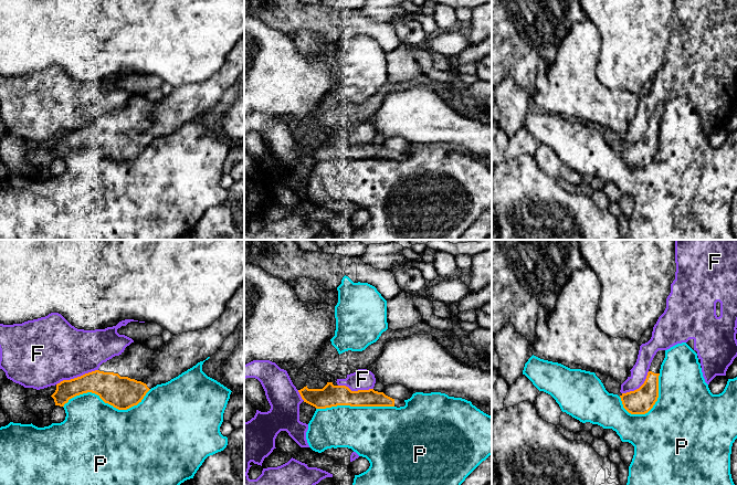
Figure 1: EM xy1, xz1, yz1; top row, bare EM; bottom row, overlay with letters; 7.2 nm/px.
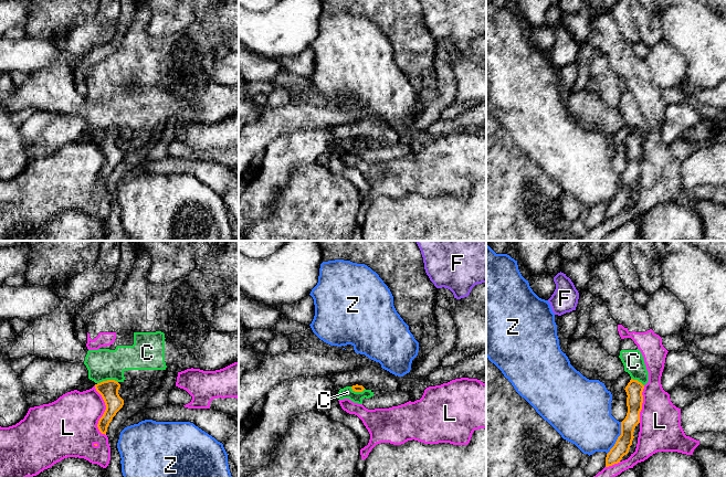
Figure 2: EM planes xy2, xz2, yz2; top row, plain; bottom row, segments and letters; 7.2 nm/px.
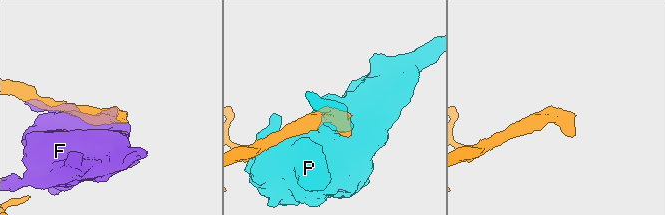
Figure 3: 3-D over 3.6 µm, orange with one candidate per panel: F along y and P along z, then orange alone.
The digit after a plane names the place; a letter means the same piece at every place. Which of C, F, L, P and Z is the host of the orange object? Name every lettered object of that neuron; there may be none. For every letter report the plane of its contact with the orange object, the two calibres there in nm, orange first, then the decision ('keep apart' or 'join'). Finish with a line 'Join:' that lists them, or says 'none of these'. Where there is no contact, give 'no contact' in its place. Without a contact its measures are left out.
C: contact in xy2; calibres 140 and 240 nm; keep apart
F: contact in xy1; calibres 200 and 440 nm; keep apart
L: contact in xy2; calibres 140 and 380 nm; keep apart
P: contact in xy1; calibres 240 and 480 nm; keep apart
Z: contact in yz2; calibres 120 and 360 nm; keep apart
Join: none of these

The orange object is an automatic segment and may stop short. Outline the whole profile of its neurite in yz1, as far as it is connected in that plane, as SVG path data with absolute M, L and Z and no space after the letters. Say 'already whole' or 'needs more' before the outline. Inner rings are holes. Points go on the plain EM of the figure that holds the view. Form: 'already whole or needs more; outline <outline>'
needs more; outline M665 103L654 108L644 136L636 143L620 148L623 160L631 167L647 166L659 150L659 128Z

